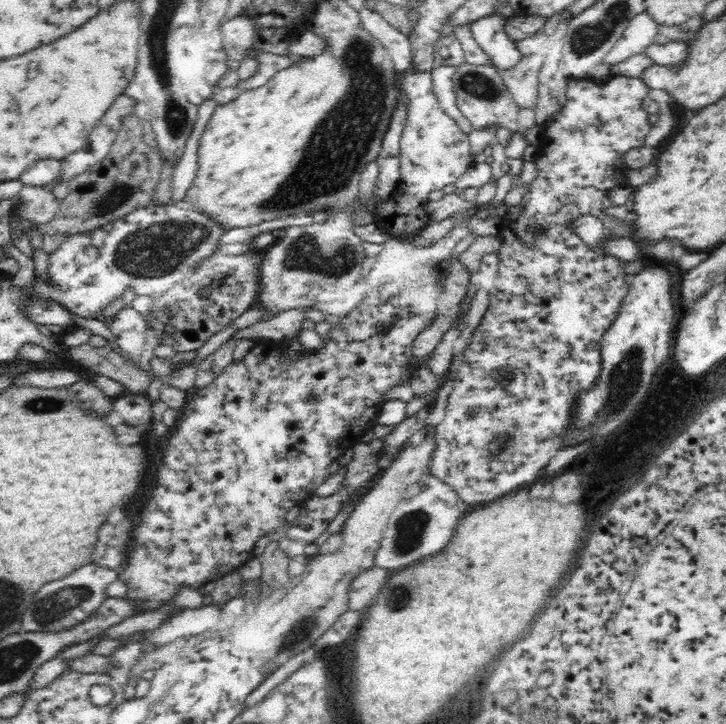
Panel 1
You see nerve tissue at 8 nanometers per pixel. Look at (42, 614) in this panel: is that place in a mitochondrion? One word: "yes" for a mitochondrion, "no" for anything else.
yes

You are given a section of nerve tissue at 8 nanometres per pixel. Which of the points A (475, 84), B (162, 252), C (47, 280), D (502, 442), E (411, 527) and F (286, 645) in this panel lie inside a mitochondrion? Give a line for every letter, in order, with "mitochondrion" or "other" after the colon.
A: mitochondrion
B: mitochondrion
C: other
D: mitochondrion
E: mitochondrion
F: mitochondrion

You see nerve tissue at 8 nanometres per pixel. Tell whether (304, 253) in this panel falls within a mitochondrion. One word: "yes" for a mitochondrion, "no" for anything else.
yes

